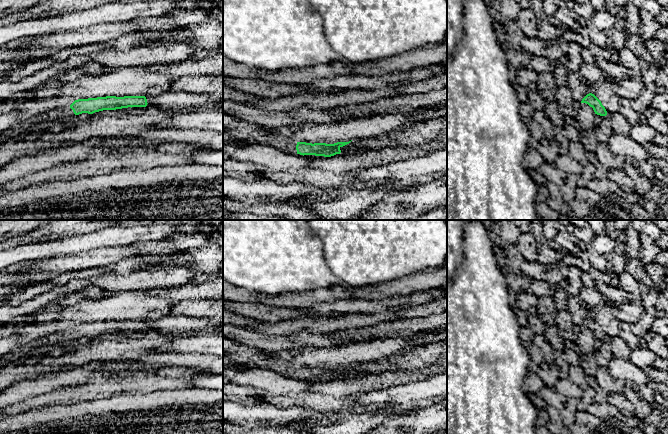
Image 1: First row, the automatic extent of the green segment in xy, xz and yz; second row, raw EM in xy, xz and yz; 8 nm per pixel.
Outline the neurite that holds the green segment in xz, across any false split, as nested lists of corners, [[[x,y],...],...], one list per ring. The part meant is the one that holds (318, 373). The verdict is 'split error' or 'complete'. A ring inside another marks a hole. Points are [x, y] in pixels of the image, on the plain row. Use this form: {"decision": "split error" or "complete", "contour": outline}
{"decision": "split error", "contour": [[[273,360],[269,362],[263,362],[259,368],[265,370],[271,370],[283,375],[289,375],[292,377],[297,377],[300,379],[315,379],[315,380],[324,380],[331,381],[336,378],[340,378],[340,372],[349,368],[349,366],[337,366],[334,368],[326,367],[306,367],[306,366],[297,366],[294,363],[284,361],[284,360]]]}

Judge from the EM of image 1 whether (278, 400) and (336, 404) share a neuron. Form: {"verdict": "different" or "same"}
{"verdict": "same"}

